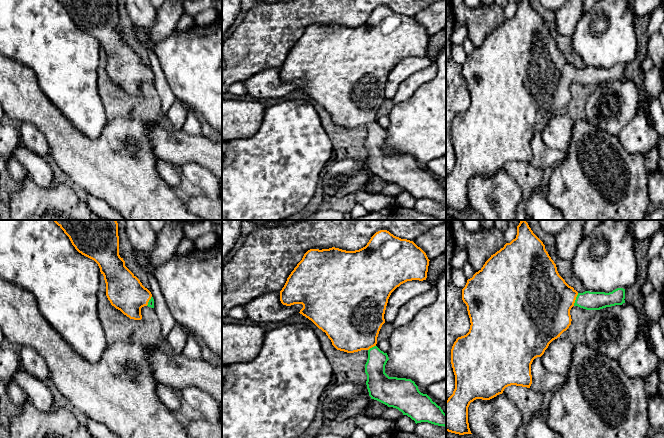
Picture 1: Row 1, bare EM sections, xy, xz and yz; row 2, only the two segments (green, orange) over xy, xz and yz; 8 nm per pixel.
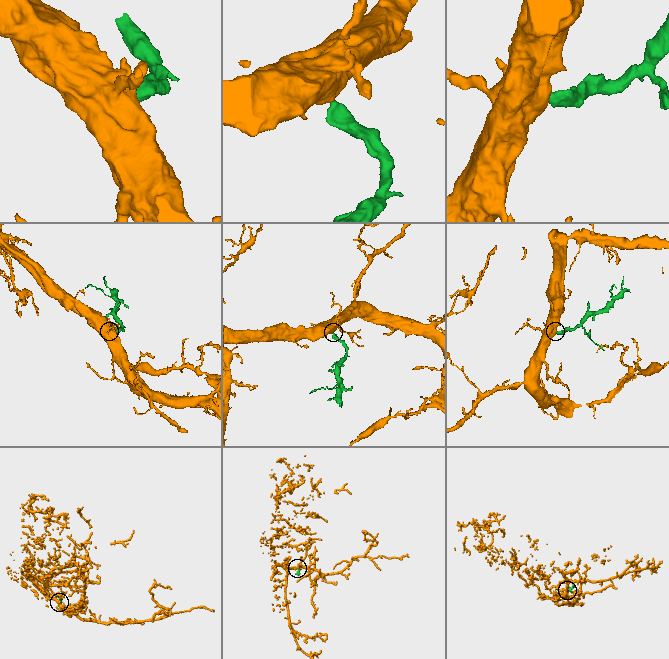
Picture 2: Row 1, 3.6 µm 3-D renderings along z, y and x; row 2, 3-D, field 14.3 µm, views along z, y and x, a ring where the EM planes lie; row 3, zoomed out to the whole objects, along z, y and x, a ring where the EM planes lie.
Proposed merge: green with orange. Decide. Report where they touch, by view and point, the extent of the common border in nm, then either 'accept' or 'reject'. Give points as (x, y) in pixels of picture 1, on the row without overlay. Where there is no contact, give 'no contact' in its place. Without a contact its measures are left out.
yz (576, 75) | 110 nm | accept

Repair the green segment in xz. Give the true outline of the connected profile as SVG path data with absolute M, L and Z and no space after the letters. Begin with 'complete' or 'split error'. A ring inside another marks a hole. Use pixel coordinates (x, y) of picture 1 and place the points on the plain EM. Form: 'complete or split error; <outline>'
split error; M380 6L371 13L365 23L359 26L346 27L335 23L308 26L287 54L280 67L280 77L286 82L302 80L303 84L299 89L325 108L337 126L347 129L368 127L365 149L367 151L366 161L371 175L398 185L403 191L414 196L416 200L428 198L446 203L446 190L427 170L419 167L414 157L389 153L385 149L385 141L389 134L387 129L376 122L379 107L385 99L384 90L391 69L407 57L426 56L429 37L426 29L413 17L396 13L387 6Z

